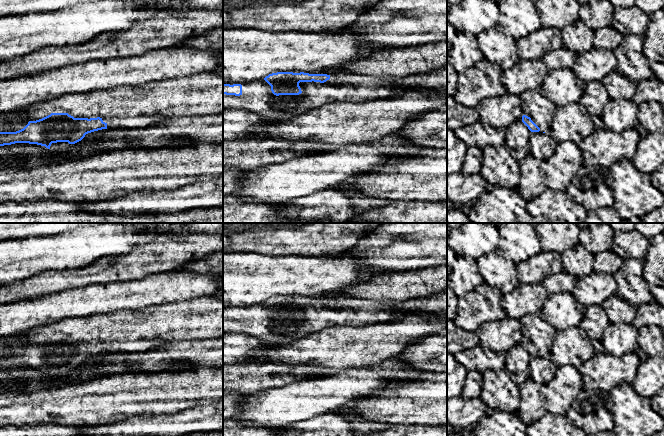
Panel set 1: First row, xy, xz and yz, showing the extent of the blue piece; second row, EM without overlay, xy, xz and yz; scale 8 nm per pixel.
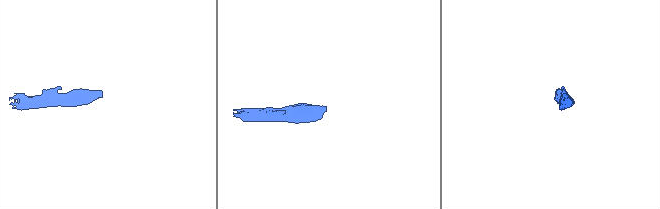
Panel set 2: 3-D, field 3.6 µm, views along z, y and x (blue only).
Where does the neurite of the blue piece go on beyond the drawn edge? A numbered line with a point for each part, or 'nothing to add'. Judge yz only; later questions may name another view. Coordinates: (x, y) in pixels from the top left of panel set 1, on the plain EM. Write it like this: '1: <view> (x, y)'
1: yz (541, 334)

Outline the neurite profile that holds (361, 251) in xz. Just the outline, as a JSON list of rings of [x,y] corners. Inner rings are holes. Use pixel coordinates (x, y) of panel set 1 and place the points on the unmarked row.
[[[382,223],[369,230],[366,237],[341,254],[353,256],[360,265],[367,265],[378,273],[414,271],[447,265],[447,223]]]

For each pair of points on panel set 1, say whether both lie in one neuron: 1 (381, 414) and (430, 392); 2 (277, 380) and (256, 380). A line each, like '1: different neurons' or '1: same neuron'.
1: same neuron
2: same neuron

